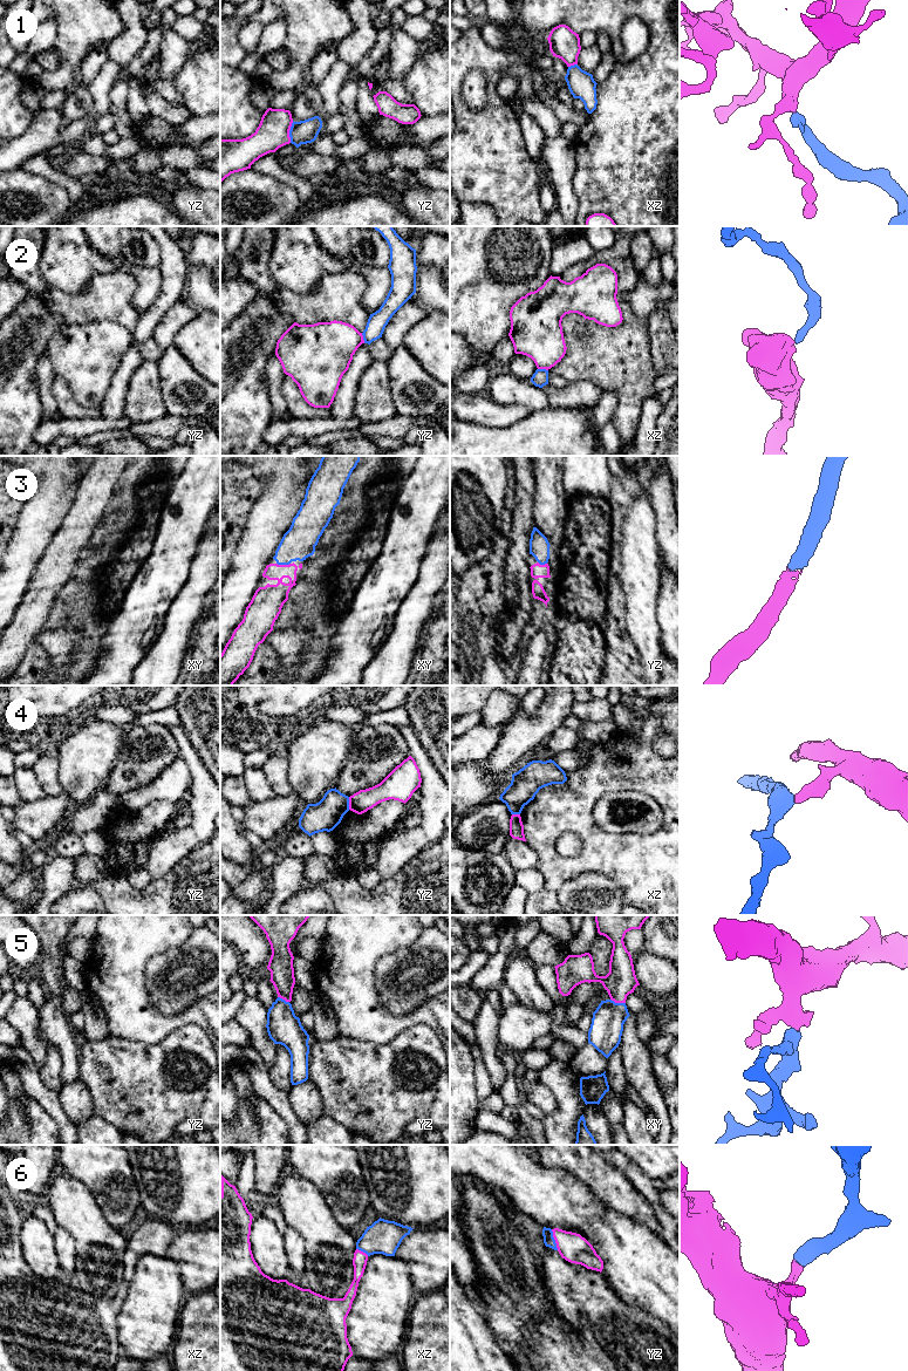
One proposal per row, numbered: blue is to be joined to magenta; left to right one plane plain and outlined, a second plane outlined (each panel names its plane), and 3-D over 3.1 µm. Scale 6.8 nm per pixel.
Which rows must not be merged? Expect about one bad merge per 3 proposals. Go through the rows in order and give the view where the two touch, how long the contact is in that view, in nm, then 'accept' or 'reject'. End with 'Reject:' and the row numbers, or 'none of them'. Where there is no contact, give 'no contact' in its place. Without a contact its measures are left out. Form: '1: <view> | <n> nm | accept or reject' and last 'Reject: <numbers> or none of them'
1: yz | 150 nm | accept
2: yz | 80 nm | reject
3: xy | 100 nm | accept
4: yz | 90 nm | reject
5: xy | 110 nm | accept
6: yz | 150 nm | accept
Reject: 2, 4

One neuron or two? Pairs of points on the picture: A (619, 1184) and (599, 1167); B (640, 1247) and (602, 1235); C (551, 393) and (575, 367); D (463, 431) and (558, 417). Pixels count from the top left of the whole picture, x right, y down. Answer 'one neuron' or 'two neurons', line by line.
A: one neuron
B: one neuron
C: two neurons
D: one neuron

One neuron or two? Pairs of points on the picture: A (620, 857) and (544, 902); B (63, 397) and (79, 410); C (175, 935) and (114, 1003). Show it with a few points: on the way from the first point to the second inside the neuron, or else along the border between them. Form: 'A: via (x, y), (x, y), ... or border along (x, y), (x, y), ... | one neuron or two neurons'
A: border along (545, 887), (555, 893) | two neurons
B: via (67, 401), (75, 409) | one neuron
C: via (155, 941), (120, 976), (120, 983) | one neuron

